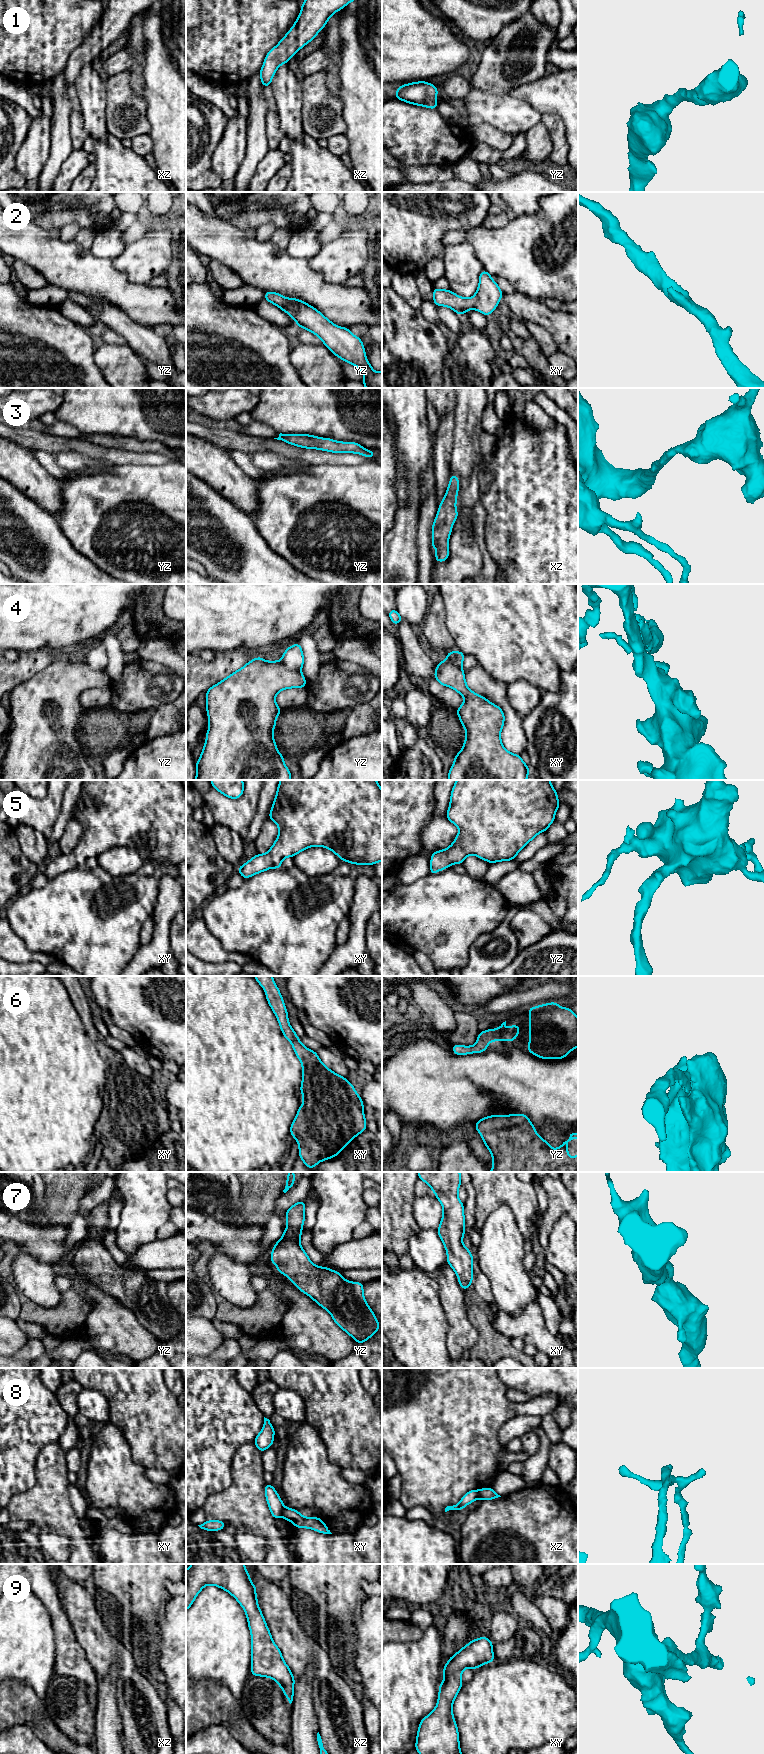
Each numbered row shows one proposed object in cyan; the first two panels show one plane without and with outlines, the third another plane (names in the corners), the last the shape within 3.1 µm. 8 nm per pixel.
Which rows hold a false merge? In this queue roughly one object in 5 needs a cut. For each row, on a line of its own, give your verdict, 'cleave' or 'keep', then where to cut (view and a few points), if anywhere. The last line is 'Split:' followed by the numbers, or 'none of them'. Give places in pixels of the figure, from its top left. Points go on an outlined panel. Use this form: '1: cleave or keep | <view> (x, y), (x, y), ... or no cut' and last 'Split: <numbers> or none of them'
1: keep | no cut
2: keep | no cut
3: keep | no cut
4: cleave | yz (281, 659), (288, 668), (300, 670)
5: keep | no cut
6: keep | no cut
7: keep | no cut
8: cleave | xy (284, 1507), (281, 1516)
9: keep | no cut
Split: 4, 8

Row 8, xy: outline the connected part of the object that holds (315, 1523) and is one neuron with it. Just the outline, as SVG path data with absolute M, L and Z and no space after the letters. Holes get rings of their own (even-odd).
M284 1508L282 1517L290 1521L296 1528L309 1528L322 1534L332 1534L319 1517L303 1517L298 1510Z

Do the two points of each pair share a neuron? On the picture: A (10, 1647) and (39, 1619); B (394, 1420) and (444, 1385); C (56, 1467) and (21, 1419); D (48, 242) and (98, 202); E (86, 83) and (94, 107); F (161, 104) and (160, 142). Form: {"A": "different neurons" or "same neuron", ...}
{"A": "same neuron", "B": "same neuron", "C": "different neurons", "D": "different neurons", "E": "same neuron", "F": "same neuron"}

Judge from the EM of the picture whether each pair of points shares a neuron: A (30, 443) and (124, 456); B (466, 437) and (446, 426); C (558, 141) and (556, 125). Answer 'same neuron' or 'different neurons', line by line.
A: same neuron
B: different neurons
C: same neuron

